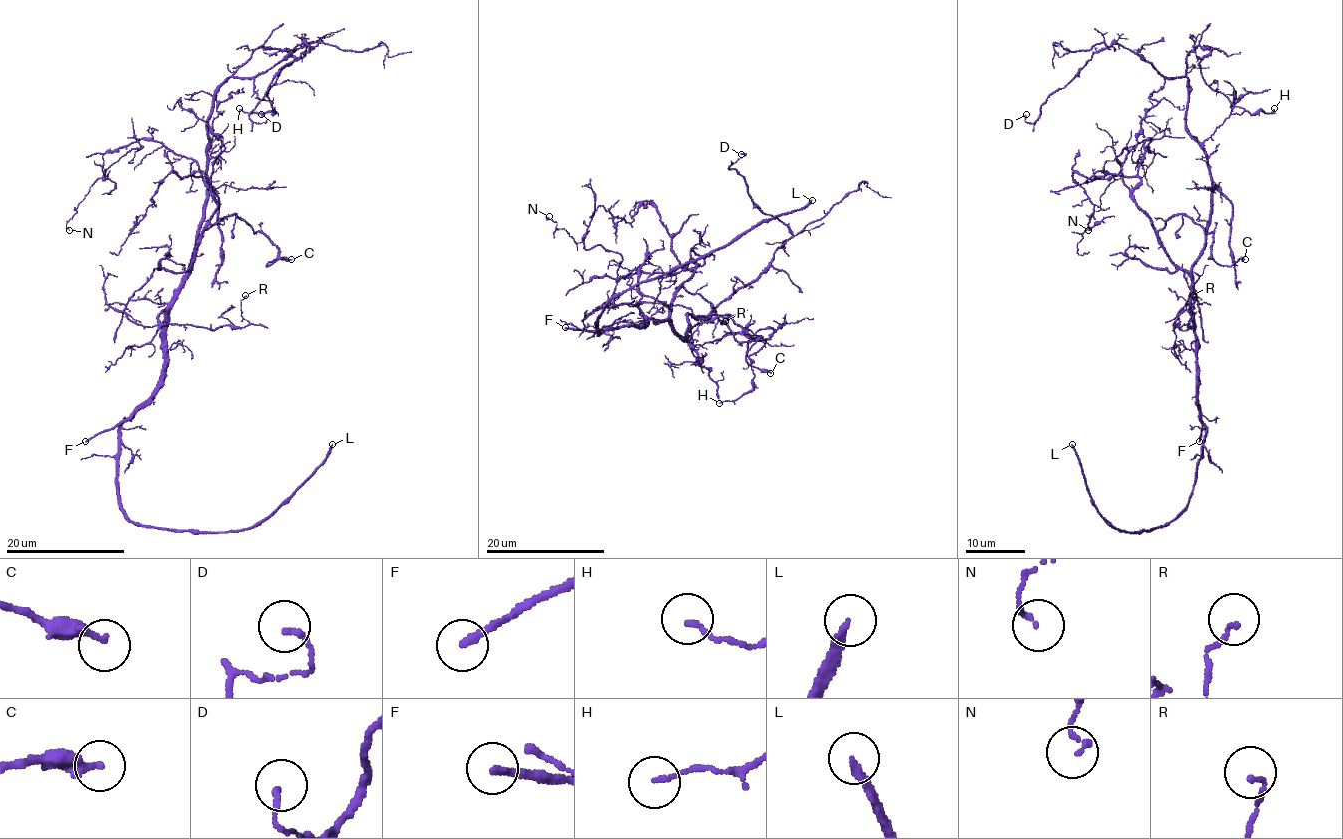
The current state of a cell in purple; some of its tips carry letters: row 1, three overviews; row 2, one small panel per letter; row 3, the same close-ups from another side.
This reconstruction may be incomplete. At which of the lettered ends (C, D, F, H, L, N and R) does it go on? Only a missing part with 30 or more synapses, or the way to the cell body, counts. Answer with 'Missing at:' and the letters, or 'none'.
Missing at: F, L

